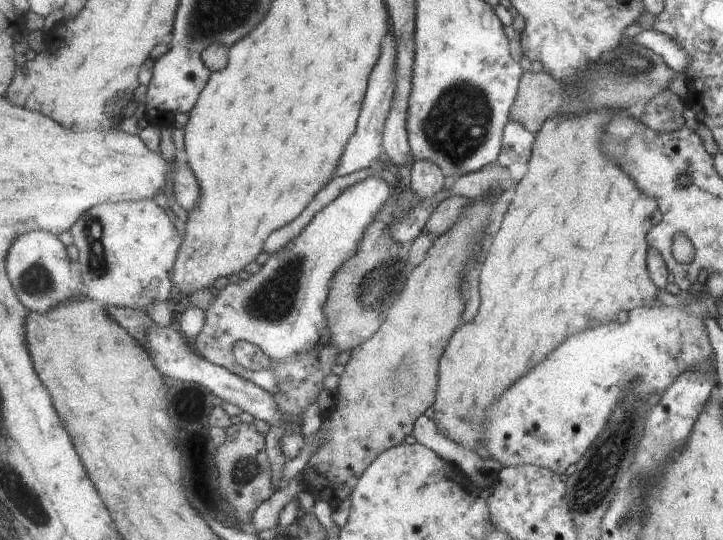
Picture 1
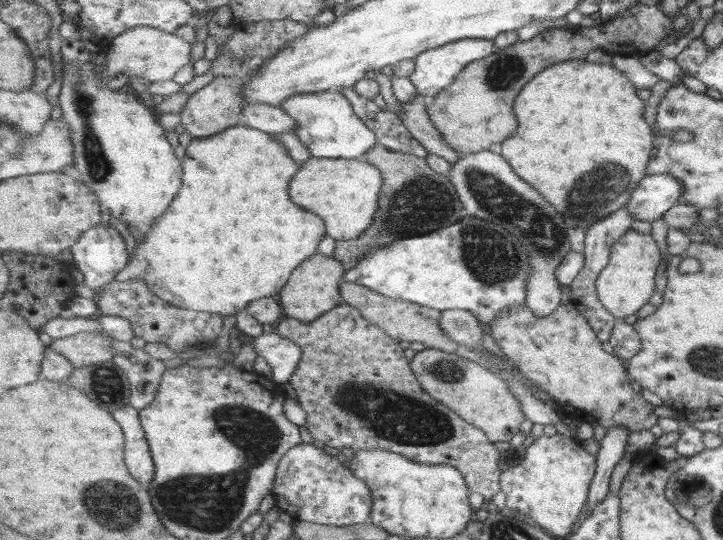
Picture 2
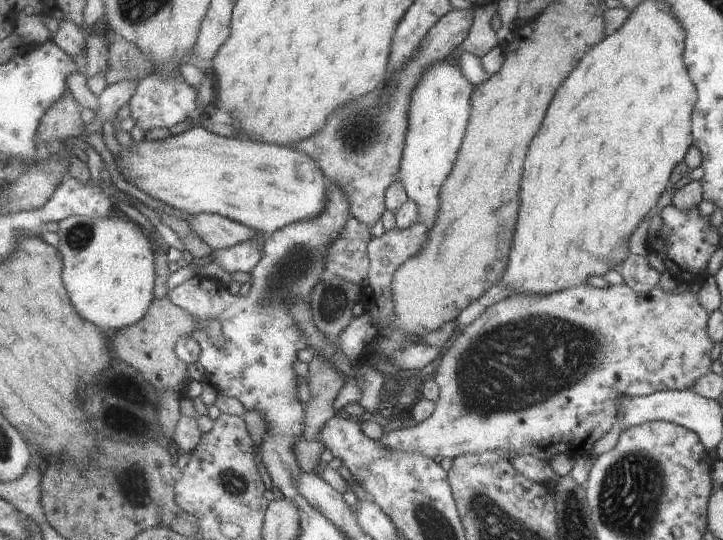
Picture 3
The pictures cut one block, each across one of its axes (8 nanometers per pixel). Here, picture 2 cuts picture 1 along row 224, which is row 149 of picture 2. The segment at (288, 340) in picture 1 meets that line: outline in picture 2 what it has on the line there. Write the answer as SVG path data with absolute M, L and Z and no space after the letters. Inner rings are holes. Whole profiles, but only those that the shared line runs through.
M340 90L297 93L282 107L296 120L296 136L310 155L319 159L359 159L379 143L376 132L354 111L352 101Z

